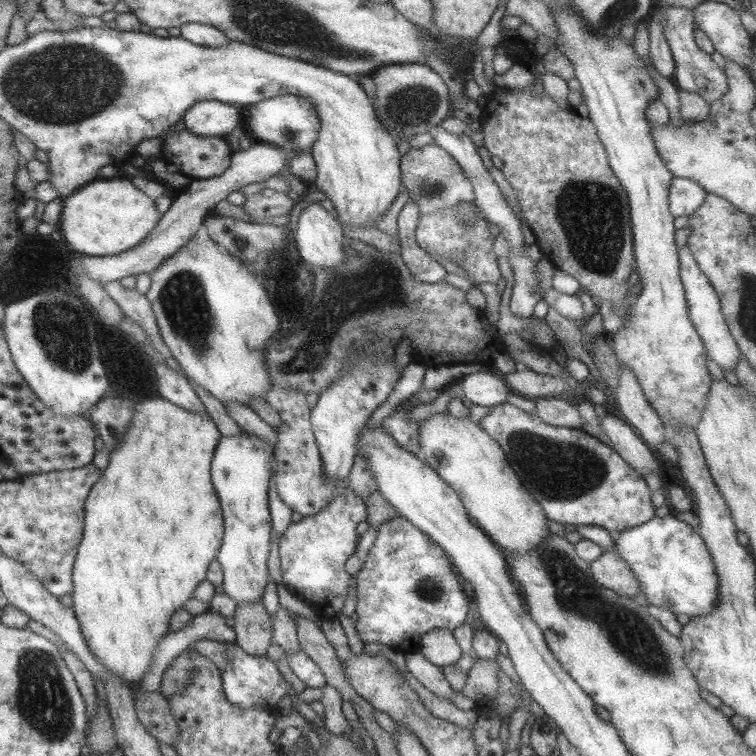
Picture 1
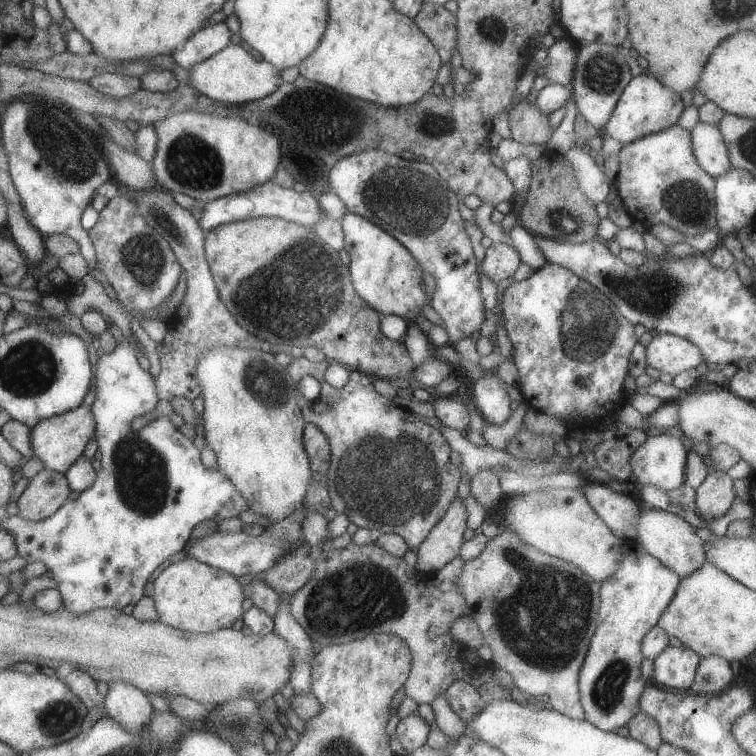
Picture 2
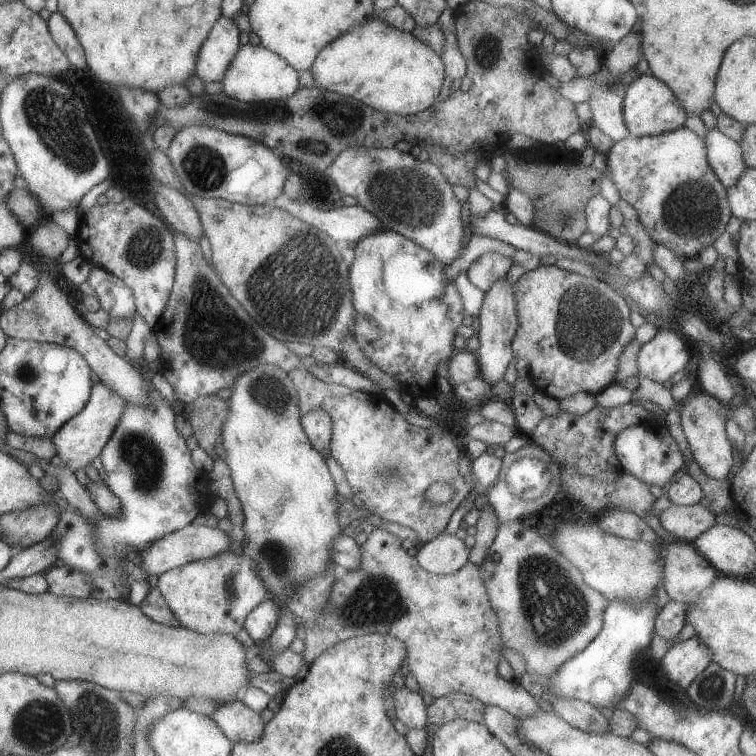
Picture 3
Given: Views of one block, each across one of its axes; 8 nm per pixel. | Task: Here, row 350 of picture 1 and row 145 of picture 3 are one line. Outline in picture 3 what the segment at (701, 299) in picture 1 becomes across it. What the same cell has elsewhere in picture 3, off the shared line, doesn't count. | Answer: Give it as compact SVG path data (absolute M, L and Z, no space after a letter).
M709 130L703 140L709 166L726 189L732 187L748 167L743 160L740 144L719 130Z

